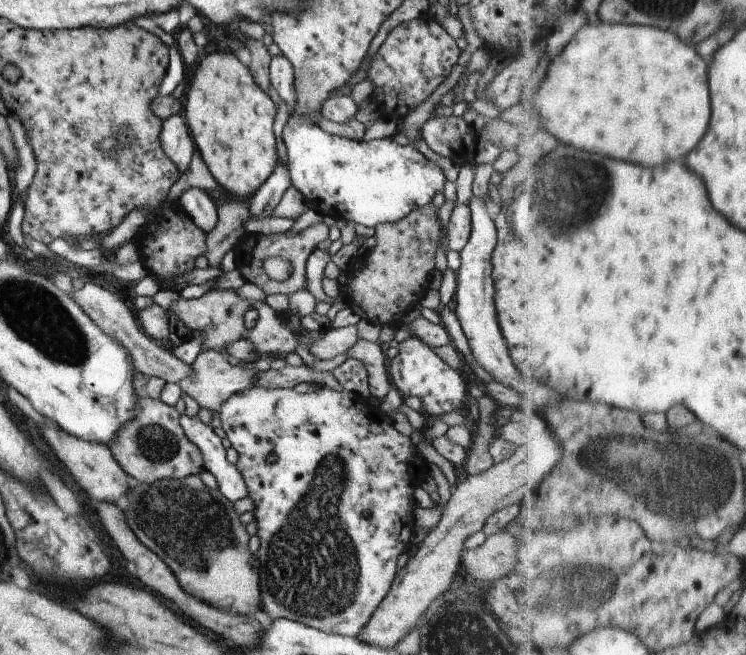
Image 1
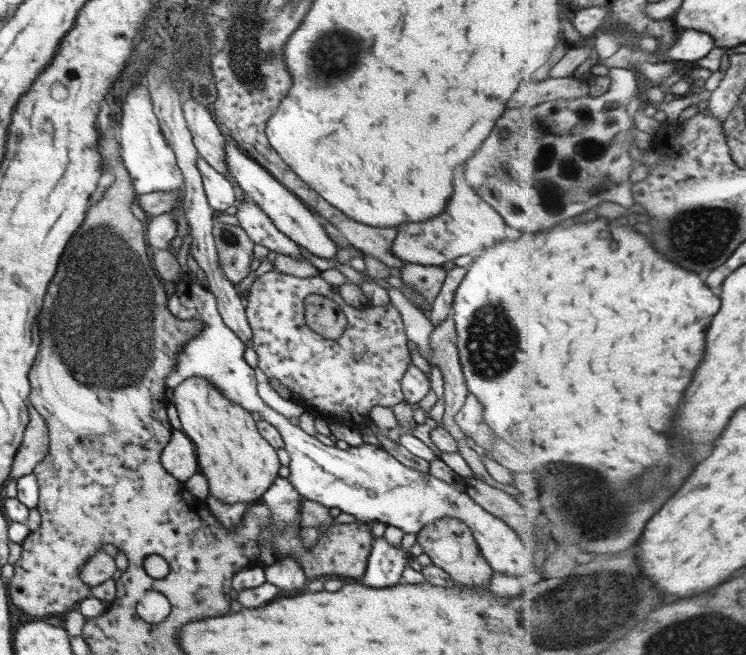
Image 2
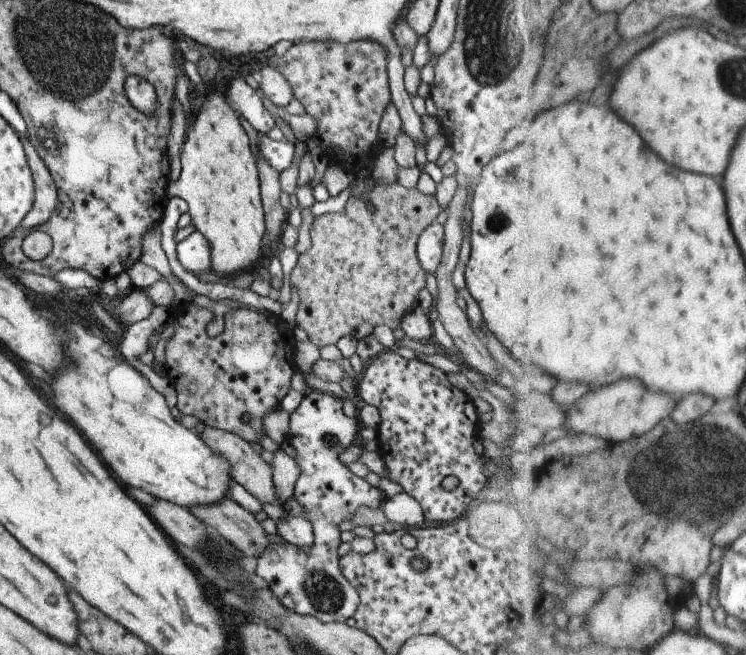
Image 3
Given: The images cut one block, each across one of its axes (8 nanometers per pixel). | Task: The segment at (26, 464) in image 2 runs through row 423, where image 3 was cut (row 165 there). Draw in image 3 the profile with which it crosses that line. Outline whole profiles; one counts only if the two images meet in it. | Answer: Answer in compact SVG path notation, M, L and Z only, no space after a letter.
M28 138L22 139L22 146L28 161L28 168L34 178L34 202L26 218L20 224L29 232L37 229L40 224L44 224L54 214L58 204L58 191L50 171Z

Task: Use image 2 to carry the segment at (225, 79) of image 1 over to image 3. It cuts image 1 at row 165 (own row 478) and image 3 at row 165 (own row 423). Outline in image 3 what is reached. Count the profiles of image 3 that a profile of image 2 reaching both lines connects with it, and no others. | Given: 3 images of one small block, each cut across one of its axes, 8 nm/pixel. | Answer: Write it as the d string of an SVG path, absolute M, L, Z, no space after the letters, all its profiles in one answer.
M218 90L208 95L202 104L200 112L196 114L194 122L188 128L182 146L182 172L176 181L170 181L166 196L182 197L187 204L187 212L192 218L196 231L210 242L210 256L212 256L211 270L220 276L234 277L240 272L245 273L254 266L260 252L265 251L262 240L265 236L265 214L261 201L261 184L257 160L250 148L250 141L246 131L240 124L240 118L226 102L225 92Z

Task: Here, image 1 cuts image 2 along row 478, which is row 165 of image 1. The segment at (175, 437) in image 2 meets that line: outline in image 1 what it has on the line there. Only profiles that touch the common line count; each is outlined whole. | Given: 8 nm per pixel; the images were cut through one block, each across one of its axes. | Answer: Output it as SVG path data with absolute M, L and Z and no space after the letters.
M178 113L169 116L163 122L160 138L167 157L177 166L179 173L183 174L189 168L196 150L187 122Z

